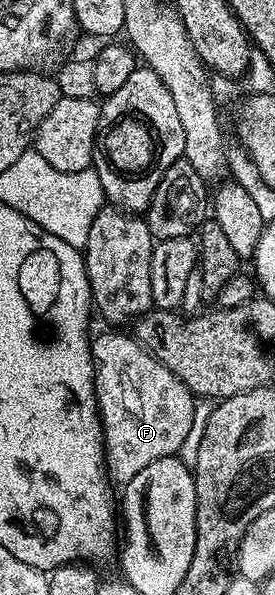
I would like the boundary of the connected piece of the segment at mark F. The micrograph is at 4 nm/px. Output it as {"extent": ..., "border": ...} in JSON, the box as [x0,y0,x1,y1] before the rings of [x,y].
{"extent":[91,332,197,484],"border":[[[124,332],[100,334],[91,339],[92,363],[96,369],[96,409],[104,426],[104,460],[106,473],[113,483],[127,484],[142,472],[142,468],[152,466],[154,460],[162,460],[179,455],[182,444],[192,427],[196,415],[197,399],[188,390],[183,380],[164,366],[136,339]]]}

